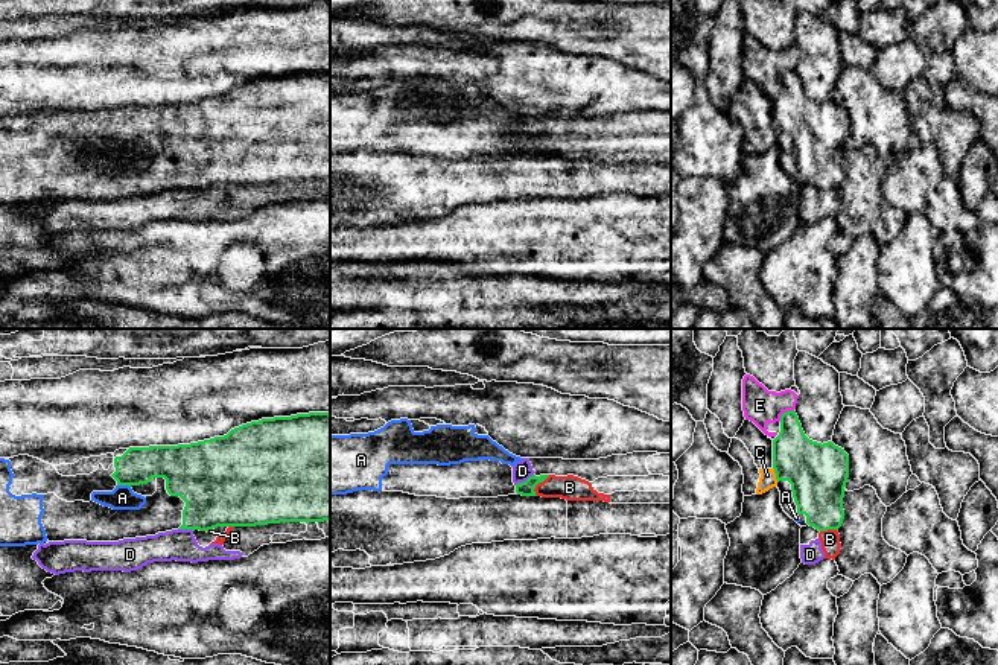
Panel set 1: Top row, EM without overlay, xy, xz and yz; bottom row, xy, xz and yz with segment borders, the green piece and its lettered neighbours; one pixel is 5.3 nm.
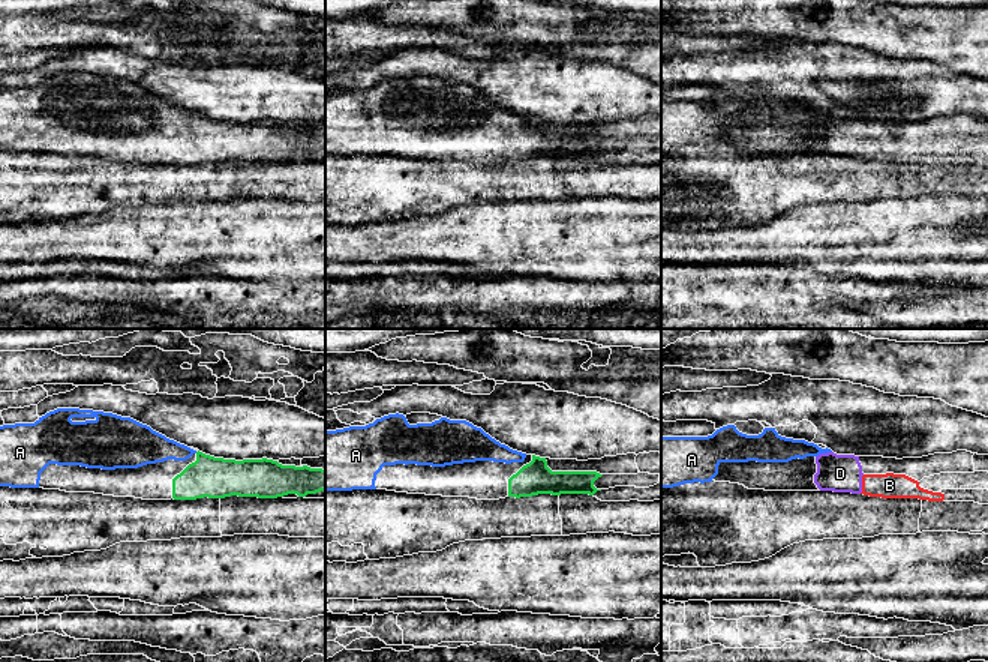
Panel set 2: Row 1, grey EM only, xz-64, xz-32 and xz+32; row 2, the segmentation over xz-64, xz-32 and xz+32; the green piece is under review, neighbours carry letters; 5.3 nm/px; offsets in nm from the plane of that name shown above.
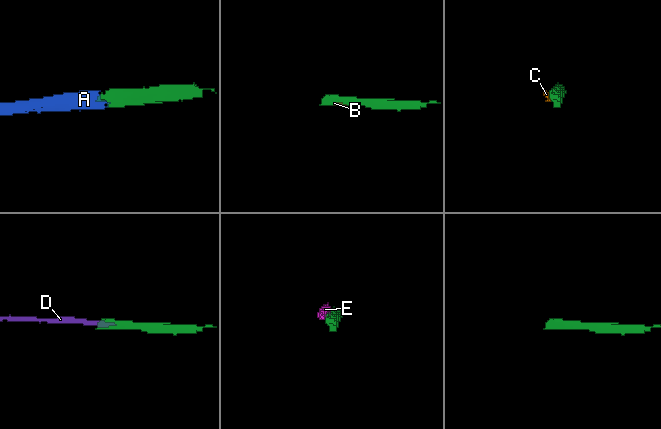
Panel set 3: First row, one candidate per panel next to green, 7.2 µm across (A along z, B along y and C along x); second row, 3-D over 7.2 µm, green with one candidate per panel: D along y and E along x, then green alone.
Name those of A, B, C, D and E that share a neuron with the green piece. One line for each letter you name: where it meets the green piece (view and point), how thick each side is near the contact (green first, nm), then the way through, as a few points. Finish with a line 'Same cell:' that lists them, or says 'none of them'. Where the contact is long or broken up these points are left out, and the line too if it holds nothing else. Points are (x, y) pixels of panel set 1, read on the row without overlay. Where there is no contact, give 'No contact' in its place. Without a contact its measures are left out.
A: Touches green at xy (123, 143). Thickness 190 nm (green) against 130 nm
Same cell: A

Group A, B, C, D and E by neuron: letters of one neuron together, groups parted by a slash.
A / B D / C / E

